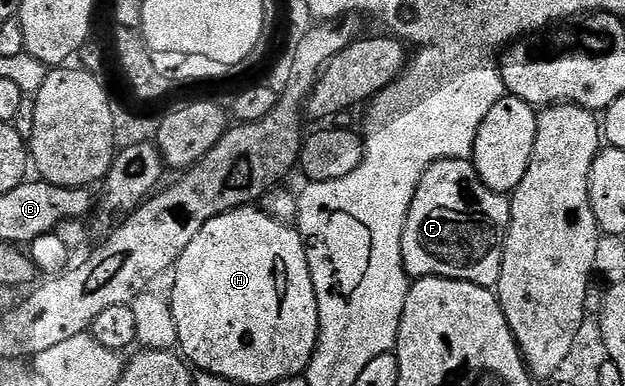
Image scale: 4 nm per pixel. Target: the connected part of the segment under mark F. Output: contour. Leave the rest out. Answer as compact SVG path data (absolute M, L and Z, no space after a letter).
M442 159L424 172L408 208L406 227L402 231L404 269L412 279L445 277L492 289L498 283L511 218L511 200L486 187L471 160Z

